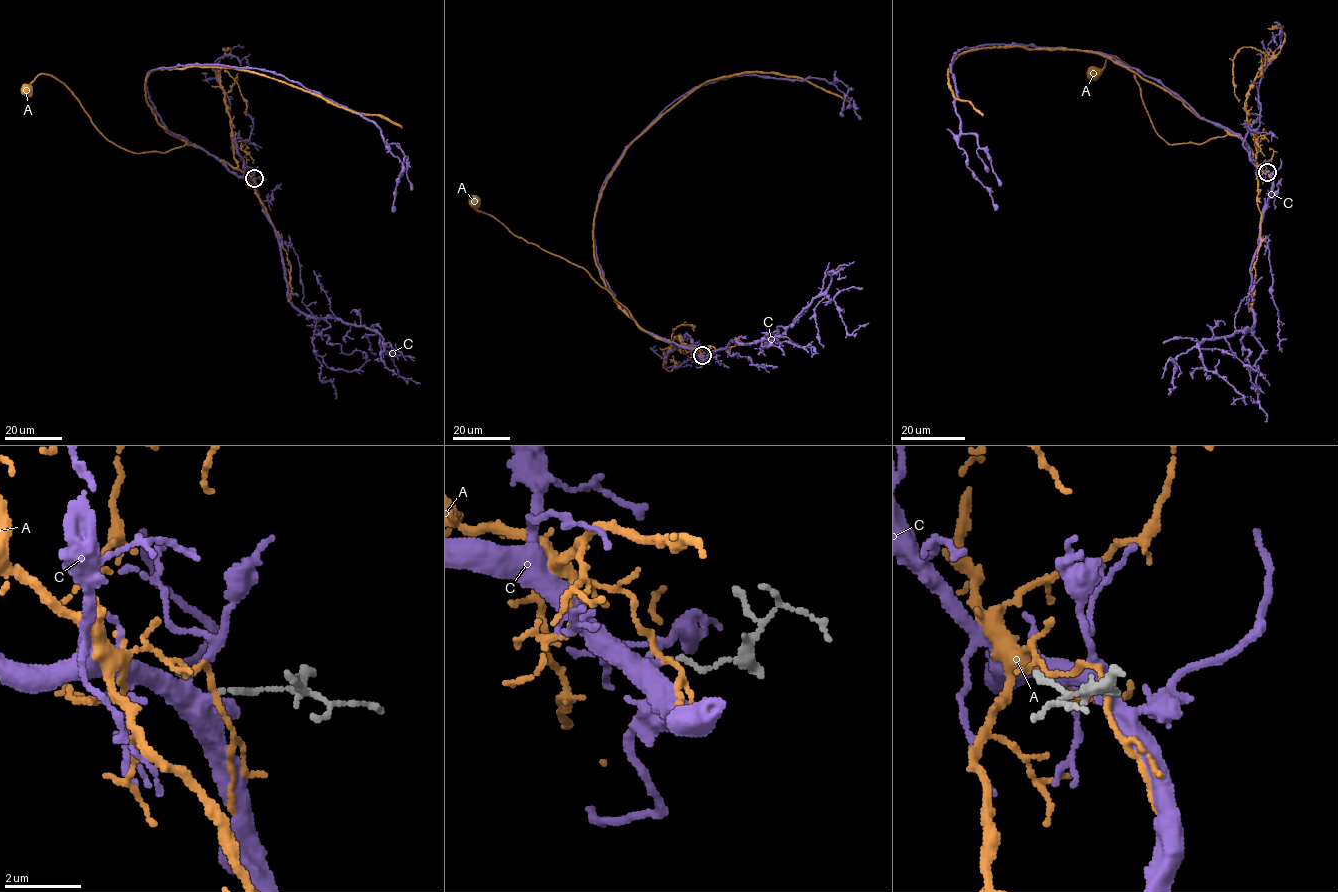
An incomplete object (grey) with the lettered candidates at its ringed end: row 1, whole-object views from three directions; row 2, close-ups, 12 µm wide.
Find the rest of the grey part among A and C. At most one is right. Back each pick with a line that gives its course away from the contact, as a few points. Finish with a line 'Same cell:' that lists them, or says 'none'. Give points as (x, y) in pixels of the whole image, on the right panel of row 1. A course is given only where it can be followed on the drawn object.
C: course (1267, 173), (1239, 136), (1111, 56), (986, 44), (956, 52), (951, 64), (957, 145), (996, 210)
Same cell: C

